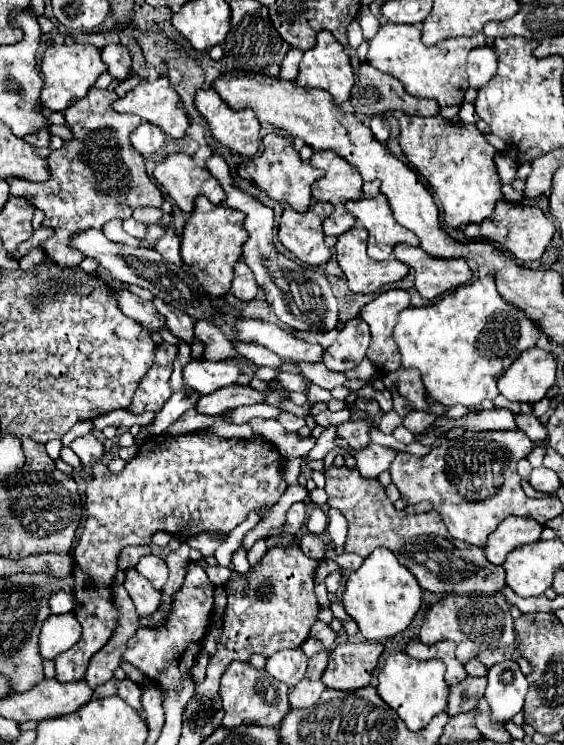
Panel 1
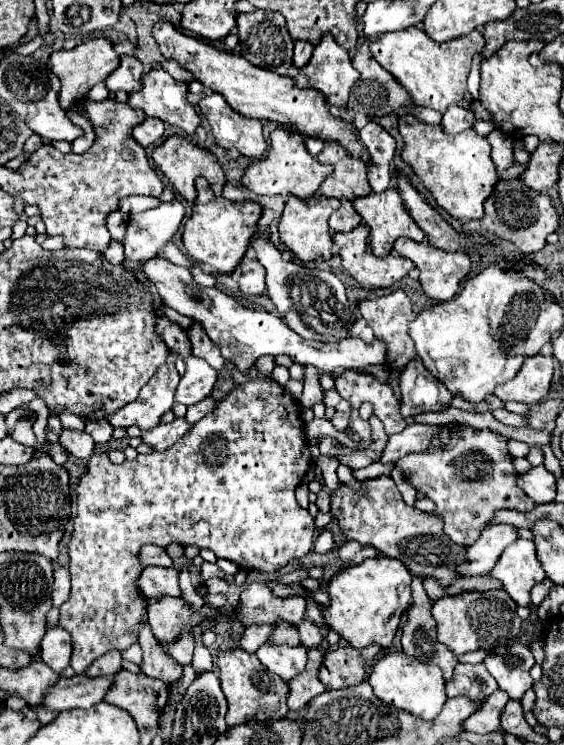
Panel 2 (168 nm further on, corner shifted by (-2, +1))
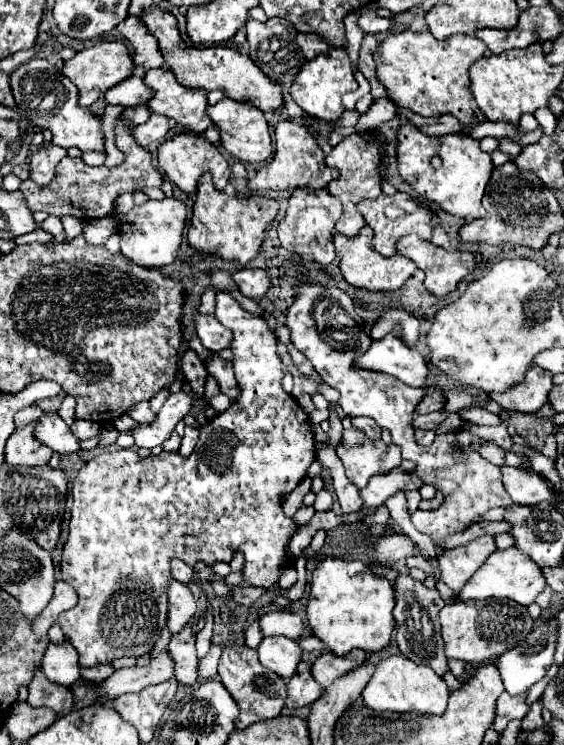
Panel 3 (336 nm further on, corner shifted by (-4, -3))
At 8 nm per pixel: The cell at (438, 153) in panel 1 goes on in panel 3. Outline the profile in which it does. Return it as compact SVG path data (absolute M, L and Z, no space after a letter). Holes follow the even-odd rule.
M403 122L399 128L399 146L397 146L397 164L399 174L411 184L411 188L421 194L425 200L439 204L451 216L459 218L483 218L485 208L481 206L481 198L487 186L487 180L493 172L493 164L487 152L479 148L479 142L463 136L463 134L449 134L441 138L425 136L415 124ZM433 154L439 154L443 164L441 168L431 168Z

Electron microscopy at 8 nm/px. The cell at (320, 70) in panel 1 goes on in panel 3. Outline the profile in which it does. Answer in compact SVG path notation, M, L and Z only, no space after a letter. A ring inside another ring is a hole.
M333 48L331 54L319 54L315 60L305 62L299 76L295 76L289 92L291 92L291 98L307 114L321 118L321 120L337 120L345 110L341 104L341 96L351 90L357 90L357 82L353 78L349 56L343 48Z

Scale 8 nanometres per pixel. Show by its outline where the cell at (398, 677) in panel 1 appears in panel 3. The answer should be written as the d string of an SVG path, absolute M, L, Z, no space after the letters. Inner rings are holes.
M389 656L381 660L363 690L363 702L375 712L415 712L415 714L435 714L445 712L449 700L449 688L443 678L439 678L431 668L415 664L405 656Z

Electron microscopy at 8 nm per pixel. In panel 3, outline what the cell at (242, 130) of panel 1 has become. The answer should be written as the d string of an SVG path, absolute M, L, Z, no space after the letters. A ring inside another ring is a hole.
M223 98L221 102L209 106L207 114L213 120L213 124L219 128L221 144L231 156L235 156L243 162L265 162L267 158L271 158L271 154L273 154L271 136L267 130L265 116L259 108L255 108L251 104L239 104L231 98Z

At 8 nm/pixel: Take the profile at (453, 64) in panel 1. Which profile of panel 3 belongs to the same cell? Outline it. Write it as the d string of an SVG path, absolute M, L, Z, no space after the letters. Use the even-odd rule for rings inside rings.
M409 28L389 34L375 52L377 76L387 88L389 98L399 108L409 108L419 116L453 114L463 124L483 122L485 116L475 104L469 88L469 66L485 52L483 40L475 34L437 40L431 32L411 32Z

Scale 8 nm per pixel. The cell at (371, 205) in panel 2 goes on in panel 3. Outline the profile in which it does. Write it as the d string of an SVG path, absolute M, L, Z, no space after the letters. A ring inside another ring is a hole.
M397 192L393 196L385 196L381 194L379 198L375 200L361 200L357 204L357 210L363 214L365 222L373 228L375 236L373 236L373 246L379 254L383 256L393 256L395 254L395 244L399 238L407 236L407 234L417 234L419 238L423 240L429 240L431 238L431 210L427 210L425 206L421 206L415 198L411 198L409 194L403 194L403 192Z

